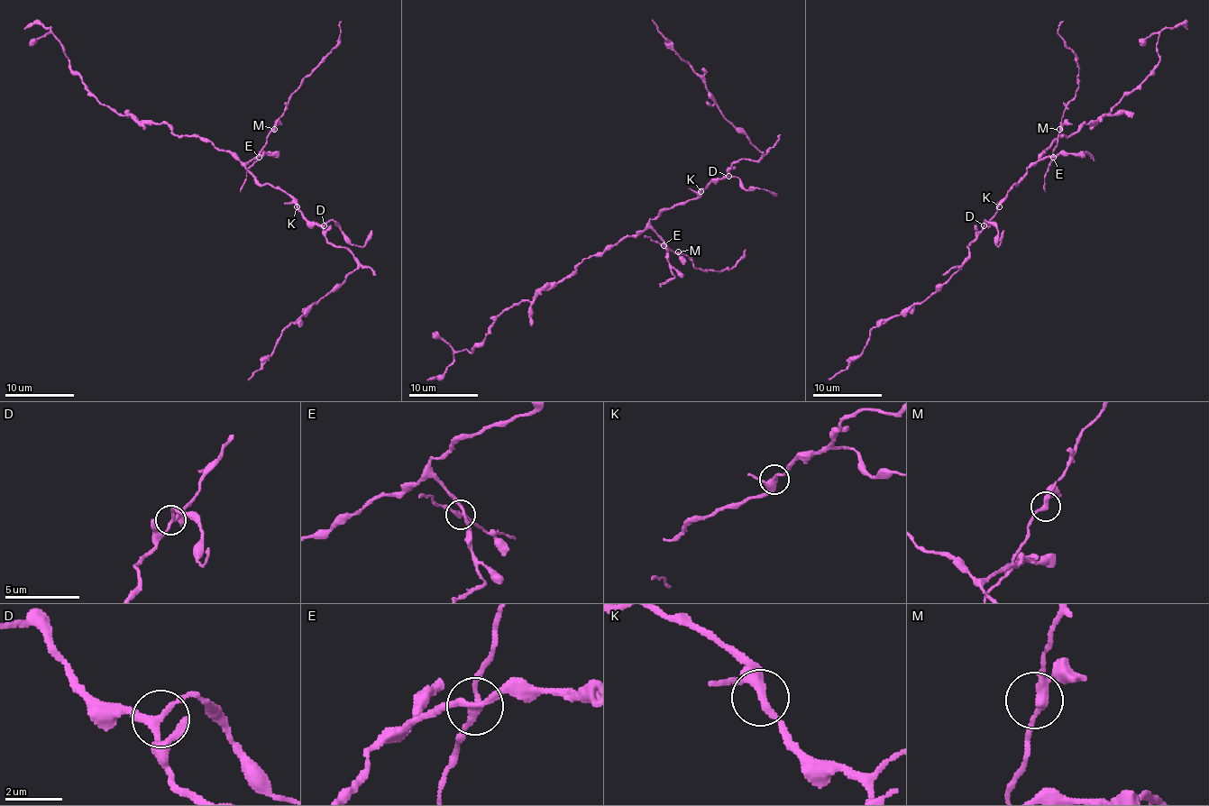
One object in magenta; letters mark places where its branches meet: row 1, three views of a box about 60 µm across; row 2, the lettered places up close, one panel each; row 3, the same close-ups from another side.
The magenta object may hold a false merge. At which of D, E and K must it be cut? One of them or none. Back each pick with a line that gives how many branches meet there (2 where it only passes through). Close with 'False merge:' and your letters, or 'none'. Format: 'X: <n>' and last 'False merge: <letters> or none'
E: 4
False merge: E

